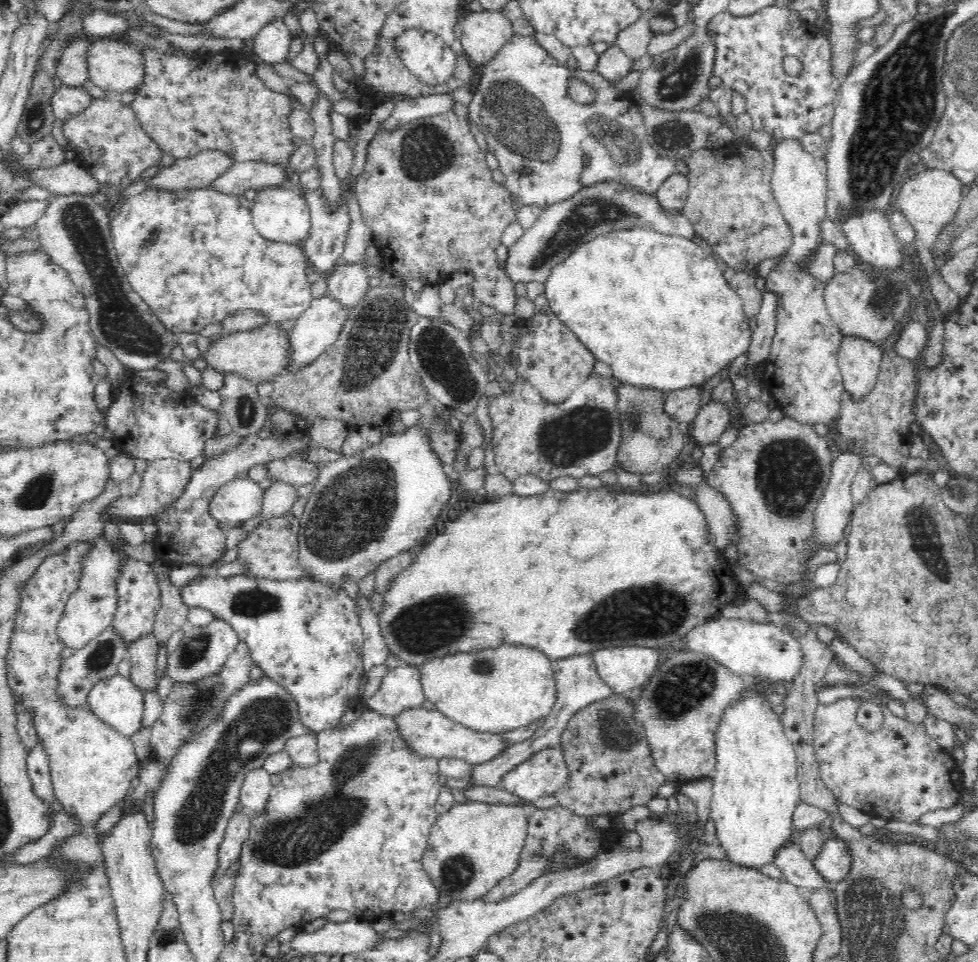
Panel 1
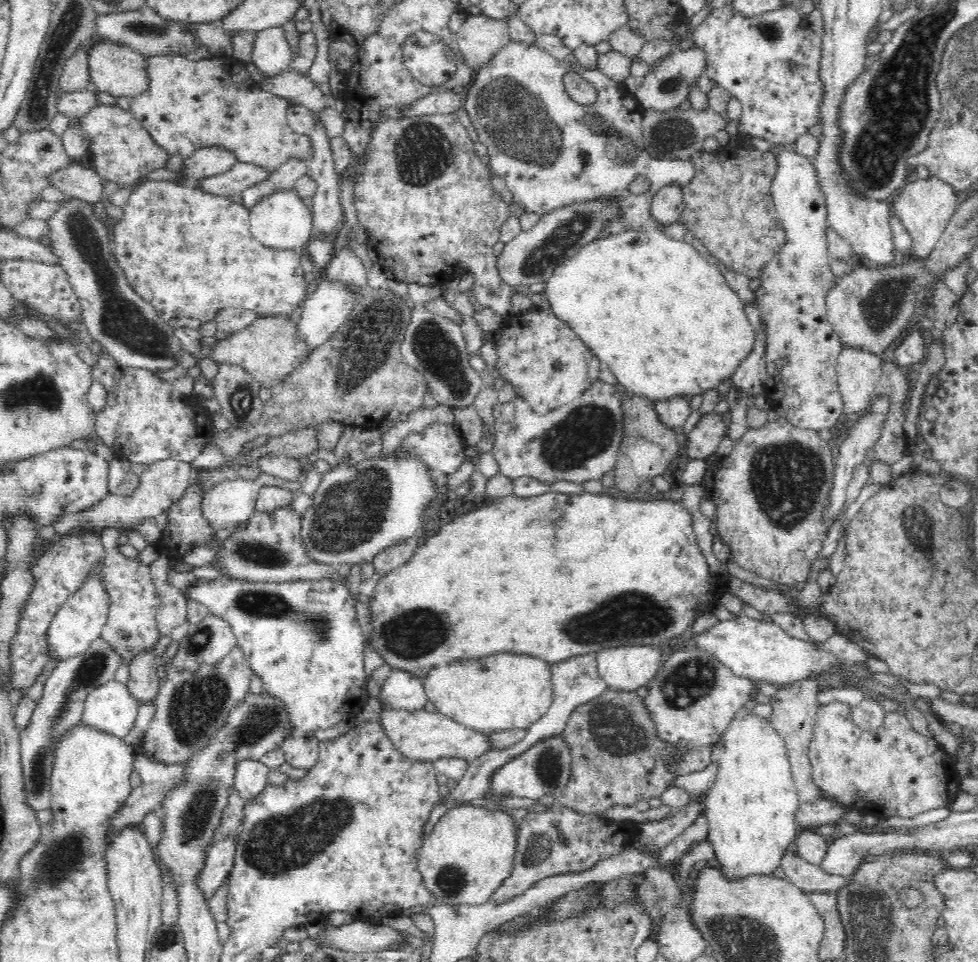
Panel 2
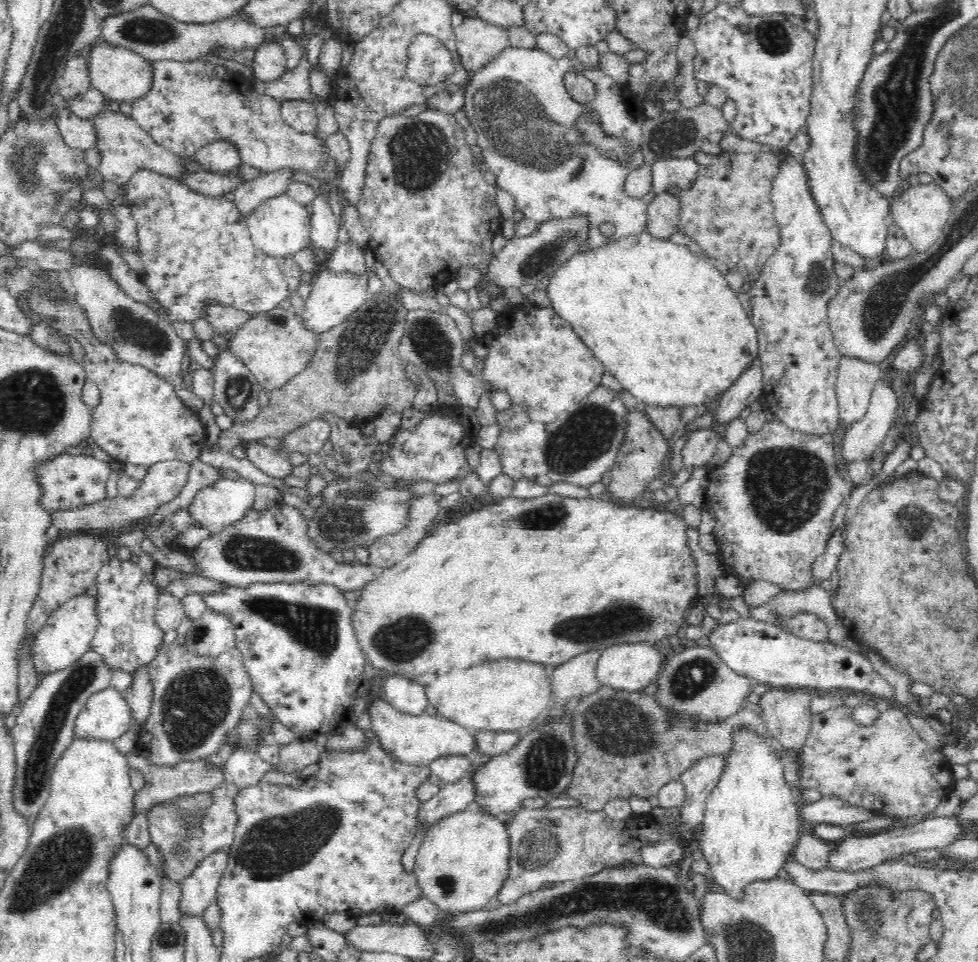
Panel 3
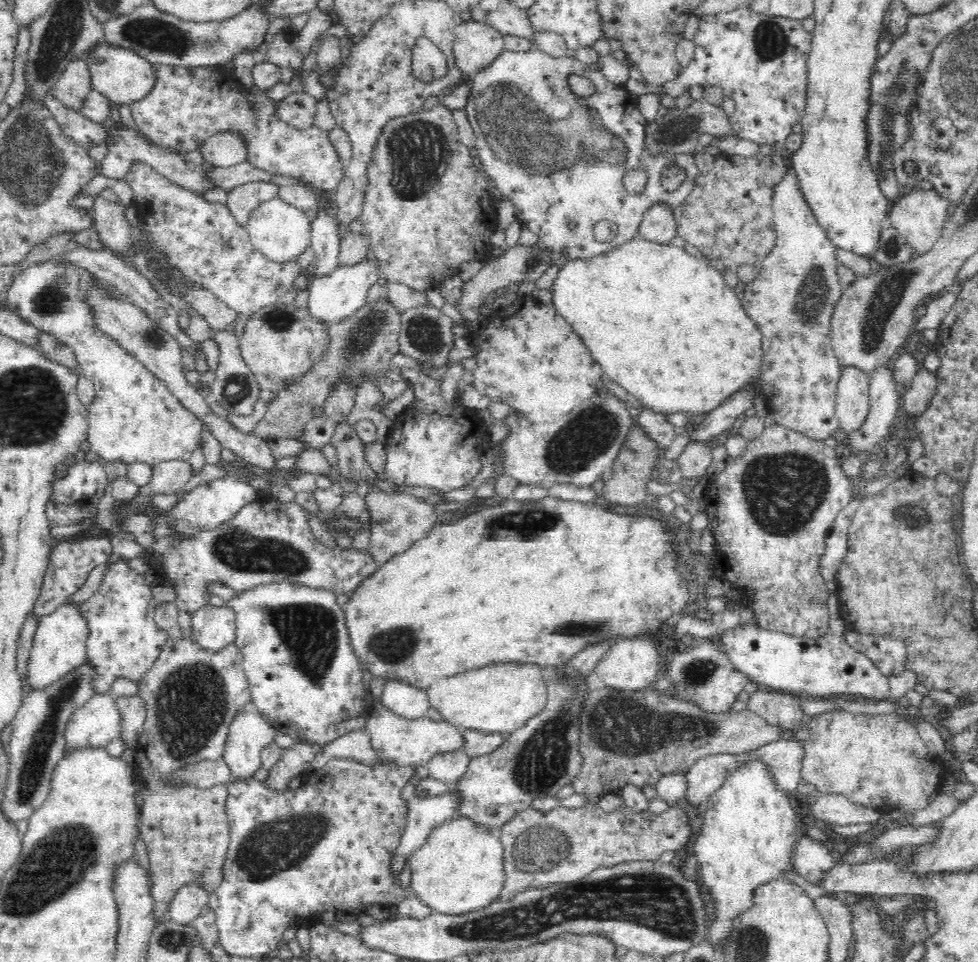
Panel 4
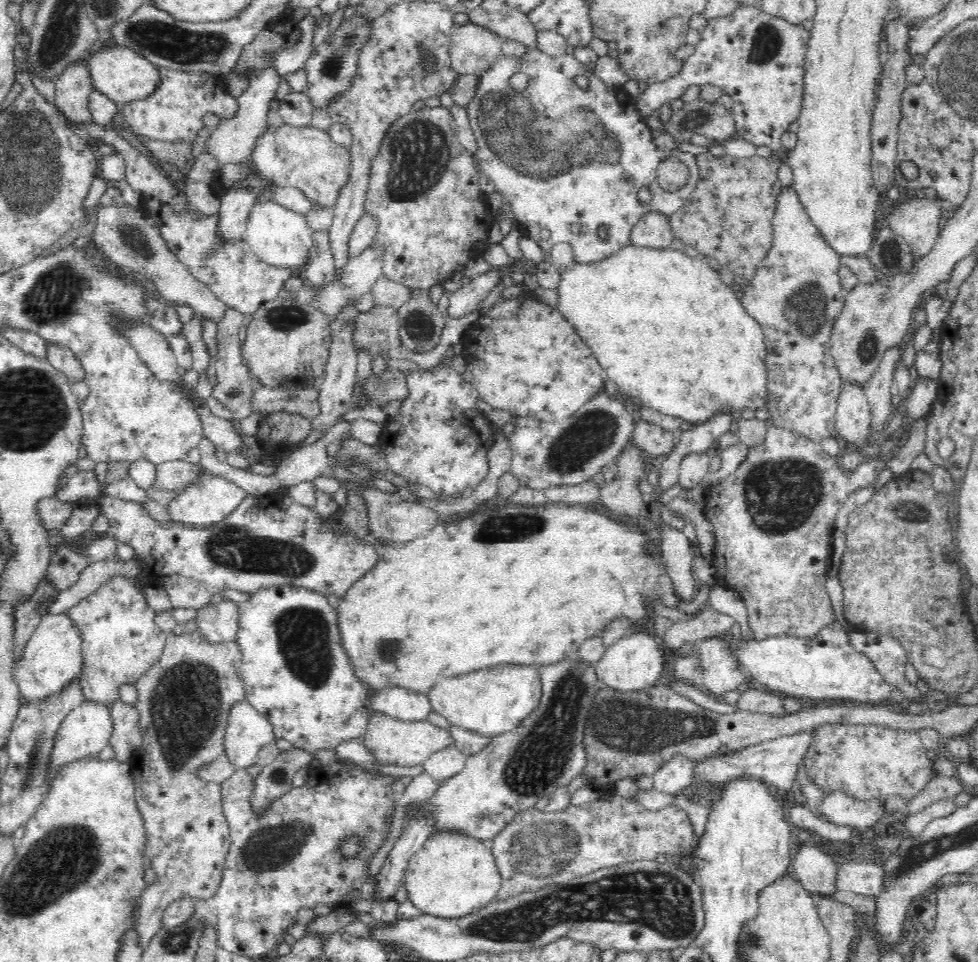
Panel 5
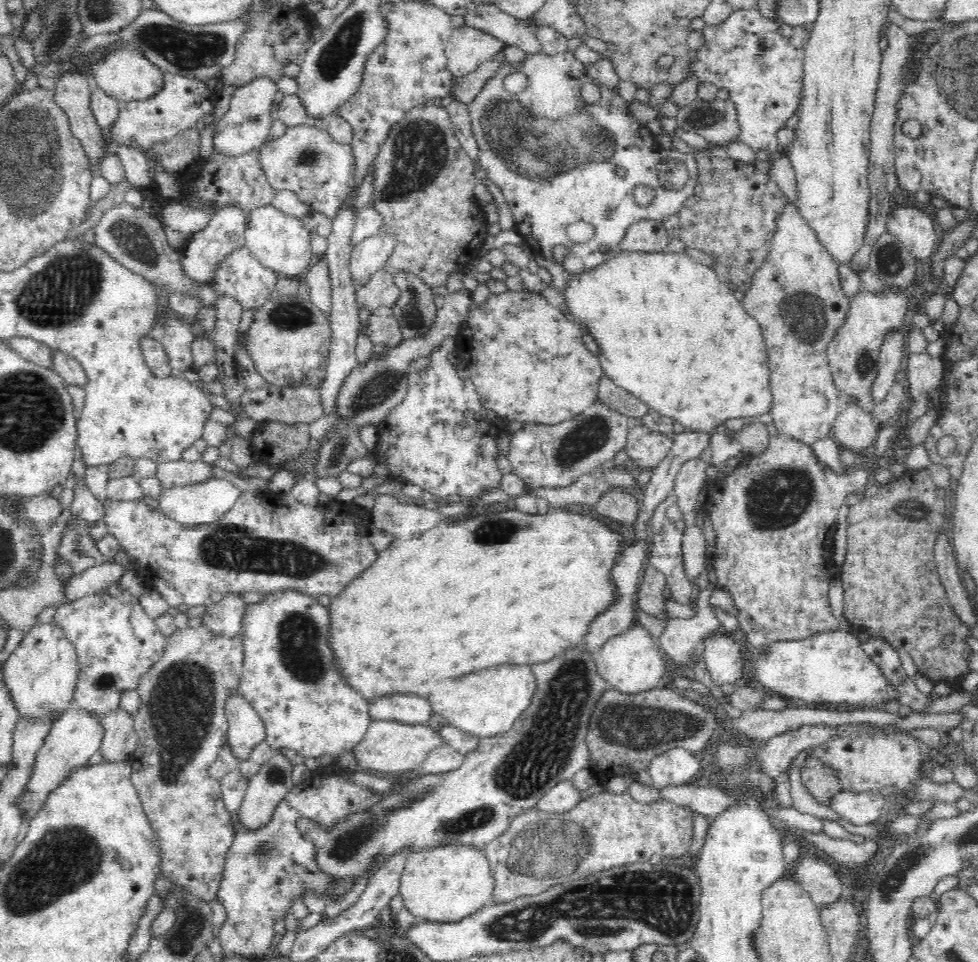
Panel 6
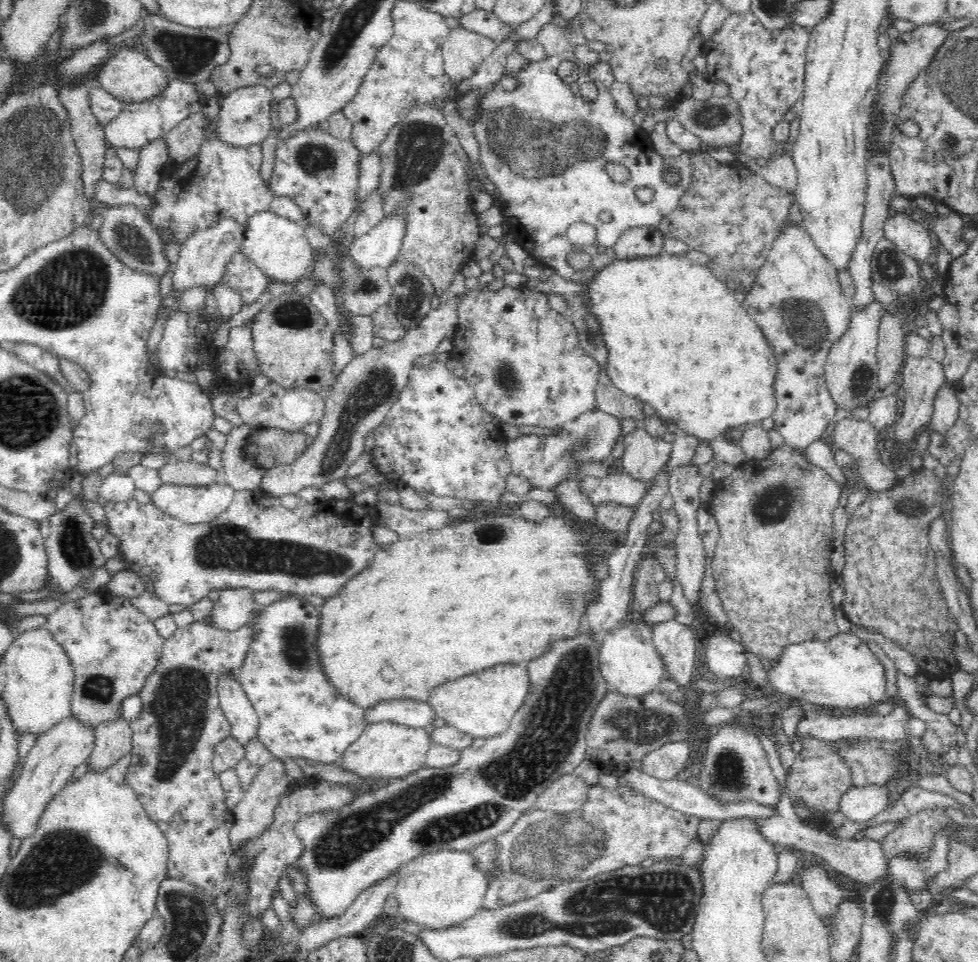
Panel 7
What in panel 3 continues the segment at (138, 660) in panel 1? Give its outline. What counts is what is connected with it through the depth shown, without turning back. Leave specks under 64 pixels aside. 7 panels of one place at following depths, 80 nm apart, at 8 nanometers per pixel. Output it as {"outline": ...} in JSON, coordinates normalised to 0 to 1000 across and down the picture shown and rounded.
{"outline":[[[150,693],[143,694],[135,701],[135,711],[127,719],[124,726],[132,736],[134,751],[137,755],[147,755],[154,741],[155,718],[152,713]]]}

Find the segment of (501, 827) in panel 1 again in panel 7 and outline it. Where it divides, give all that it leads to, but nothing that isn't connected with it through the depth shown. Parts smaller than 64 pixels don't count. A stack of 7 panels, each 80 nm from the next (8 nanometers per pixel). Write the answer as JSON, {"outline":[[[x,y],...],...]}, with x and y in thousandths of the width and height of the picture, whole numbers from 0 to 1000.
{"outline":[[[454,885],[444,886],[442,889],[433,889],[420,896],[417,896],[405,910],[406,918],[401,928],[404,929],[407,938],[407,948],[400,956],[413,960],[427,960],[429,965],[438,968],[456,968],[473,960],[483,954],[492,945],[494,933],[499,921],[499,911],[492,909],[485,901],[485,893],[481,887]]]}

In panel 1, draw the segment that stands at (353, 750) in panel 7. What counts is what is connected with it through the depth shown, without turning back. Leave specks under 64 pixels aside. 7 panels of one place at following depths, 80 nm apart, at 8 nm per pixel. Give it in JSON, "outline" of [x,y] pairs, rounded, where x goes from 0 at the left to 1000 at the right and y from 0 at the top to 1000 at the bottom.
{"outline":[[[434,735],[415,737],[400,745],[404,760],[410,771],[425,785],[439,789],[462,787],[472,789],[481,794],[492,793],[502,789],[511,779],[518,777],[509,762],[499,762],[480,758],[473,753],[463,749],[448,738],[438,738]]]}

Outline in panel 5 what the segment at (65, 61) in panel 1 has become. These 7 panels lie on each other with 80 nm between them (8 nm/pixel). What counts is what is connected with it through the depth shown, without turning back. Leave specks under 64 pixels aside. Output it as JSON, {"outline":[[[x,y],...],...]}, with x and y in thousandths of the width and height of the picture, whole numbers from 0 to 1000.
{"outline":[[[86,62],[71,68],[55,84],[53,106],[73,127],[73,131],[86,135],[95,129],[90,107],[95,87]]]}

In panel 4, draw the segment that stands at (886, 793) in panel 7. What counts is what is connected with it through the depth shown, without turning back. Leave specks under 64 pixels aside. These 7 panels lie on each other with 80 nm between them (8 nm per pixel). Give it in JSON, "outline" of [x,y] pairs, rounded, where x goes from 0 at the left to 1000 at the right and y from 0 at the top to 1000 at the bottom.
{"outline":[[[855,824],[837,825],[829,837],[830,851],[857,859],[895,857],[904,846],[900,840],[874,836],[865,827]]]}

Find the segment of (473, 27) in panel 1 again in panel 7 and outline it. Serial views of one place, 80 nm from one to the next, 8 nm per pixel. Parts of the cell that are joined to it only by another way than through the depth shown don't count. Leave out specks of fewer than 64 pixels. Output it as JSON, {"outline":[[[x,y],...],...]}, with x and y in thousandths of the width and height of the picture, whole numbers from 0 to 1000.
{"outline":[[[472,28],[460,29],[459,34],[456,36],[455,43],[451,50],[451,57],[453,58],[453,70],[455,78],[458,79],[464,91],[472,83],[483,81],[487,73],[491,71],[494,62],[497,62],[501,55],[505,52],[507,43],[496,37],[491,37],[486,33],[474,31]]]}

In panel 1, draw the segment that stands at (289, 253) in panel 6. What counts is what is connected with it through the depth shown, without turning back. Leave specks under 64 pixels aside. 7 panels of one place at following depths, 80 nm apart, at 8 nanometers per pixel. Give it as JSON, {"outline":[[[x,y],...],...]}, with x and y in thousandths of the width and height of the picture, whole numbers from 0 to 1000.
{"outline":[[[293,192],[267,196],[262,202],[255,219],[258,223],[260,239],[267,247],[275,252],[309,255],[317,243],[318,220],[316,214],[311,206],[301,201]]]}

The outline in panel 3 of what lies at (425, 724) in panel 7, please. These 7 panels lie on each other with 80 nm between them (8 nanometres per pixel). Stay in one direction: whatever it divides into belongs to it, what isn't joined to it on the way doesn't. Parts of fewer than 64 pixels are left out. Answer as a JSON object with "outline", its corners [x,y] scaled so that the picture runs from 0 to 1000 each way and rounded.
{"outline":[[[398,703],[390,715],[389,725],[411,742],[427,743],[438,736],[435,715],[413,705]]]}

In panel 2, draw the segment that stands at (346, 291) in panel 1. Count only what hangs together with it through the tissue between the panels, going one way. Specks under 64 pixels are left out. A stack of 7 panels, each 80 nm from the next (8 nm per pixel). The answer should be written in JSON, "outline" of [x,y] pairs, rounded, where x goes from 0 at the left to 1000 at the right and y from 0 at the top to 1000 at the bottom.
{"outline":[[[350,253],[329,284],[337,290],[352,292],[362,300],[372,299],[375,290],[375,280],[372,272],[364,266],[362,259],[354,258]]]}

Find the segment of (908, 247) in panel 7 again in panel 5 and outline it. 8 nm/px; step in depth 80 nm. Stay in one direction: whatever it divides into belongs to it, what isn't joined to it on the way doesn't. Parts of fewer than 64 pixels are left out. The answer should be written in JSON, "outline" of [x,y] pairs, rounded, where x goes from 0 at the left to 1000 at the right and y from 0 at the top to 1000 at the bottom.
{"outline":[[[934,201],[931,207],[919,209],[907,227],[909,238],[927,252],[938,268],[951,264],[961,245],[964,210]]]}

